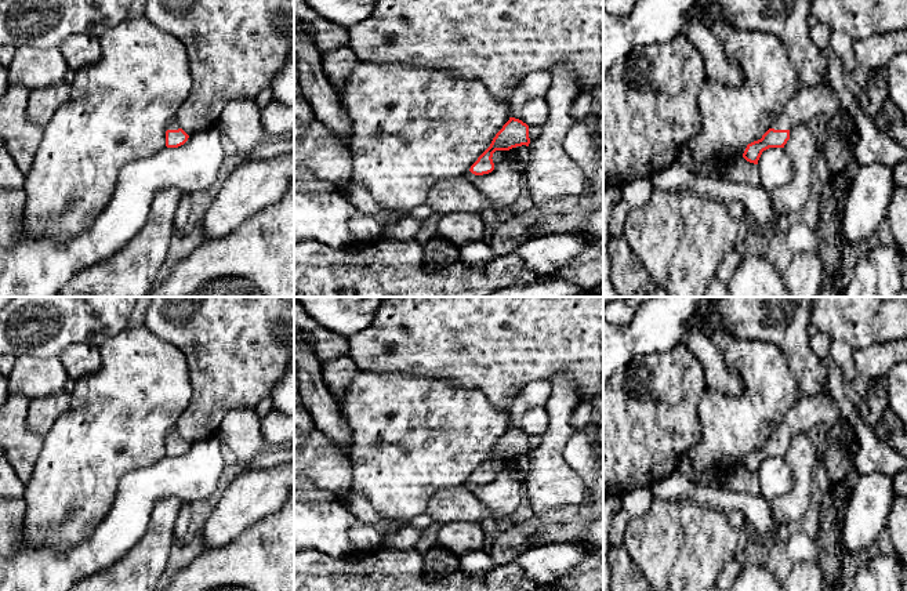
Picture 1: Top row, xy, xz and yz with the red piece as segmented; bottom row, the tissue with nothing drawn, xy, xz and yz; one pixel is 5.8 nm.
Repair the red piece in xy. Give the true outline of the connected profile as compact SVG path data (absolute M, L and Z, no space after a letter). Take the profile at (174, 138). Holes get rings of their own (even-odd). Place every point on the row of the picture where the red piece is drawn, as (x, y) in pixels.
M177 120L170 122L166 131L166 146L178 148L188 141L189 135L179 127Z

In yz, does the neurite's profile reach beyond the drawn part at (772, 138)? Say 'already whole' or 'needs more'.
needs more

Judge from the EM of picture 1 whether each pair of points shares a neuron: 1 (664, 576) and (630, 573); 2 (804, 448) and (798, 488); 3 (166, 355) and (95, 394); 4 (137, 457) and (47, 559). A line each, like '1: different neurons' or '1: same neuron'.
1: different neurons
2: same neuron
3: same neuron
4: different neurons

